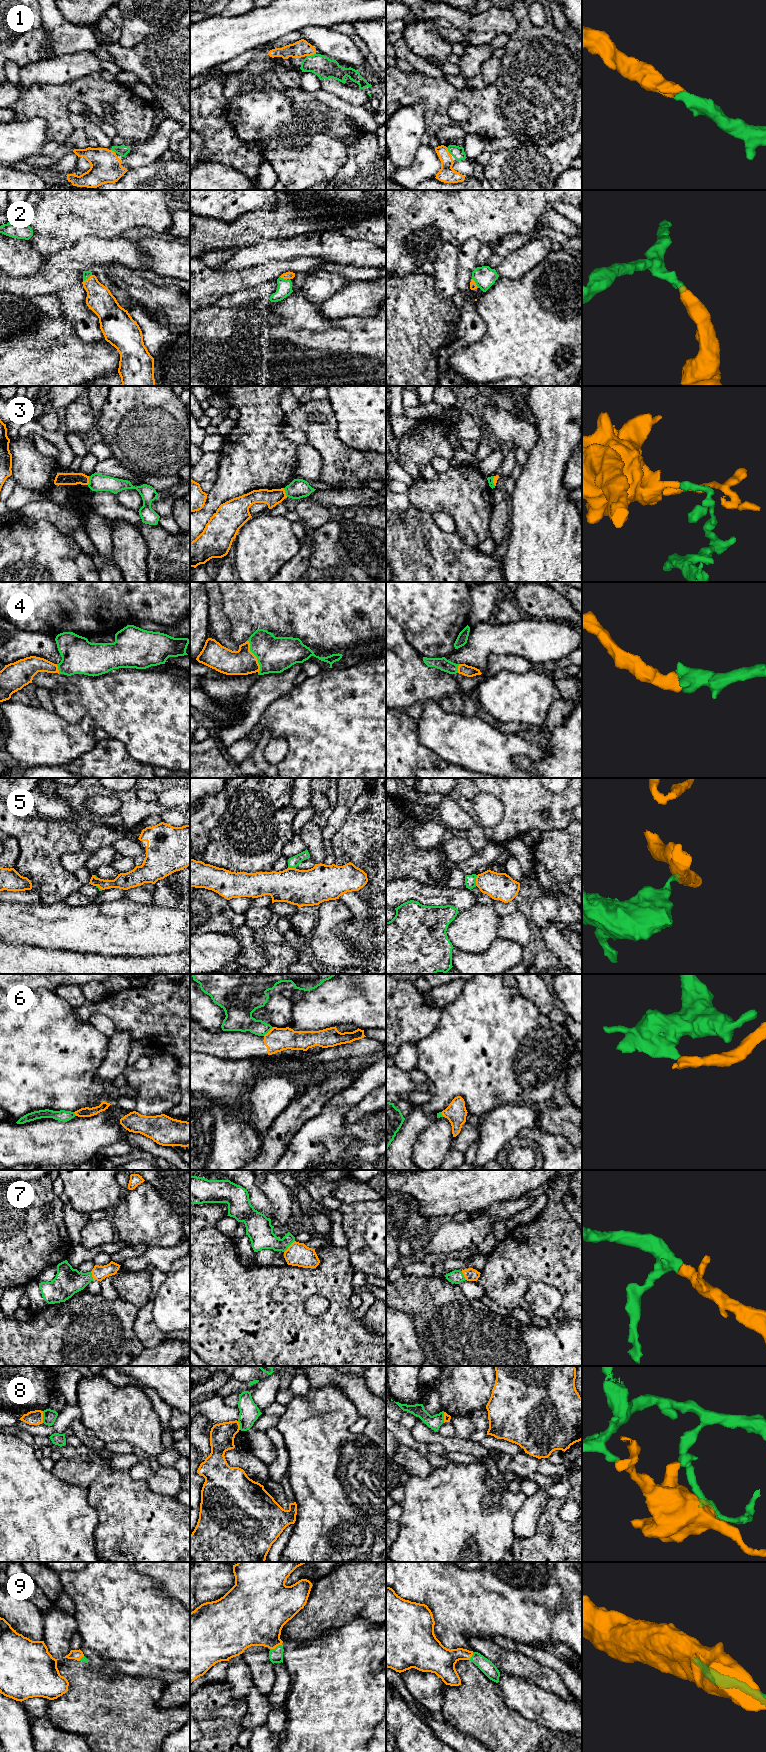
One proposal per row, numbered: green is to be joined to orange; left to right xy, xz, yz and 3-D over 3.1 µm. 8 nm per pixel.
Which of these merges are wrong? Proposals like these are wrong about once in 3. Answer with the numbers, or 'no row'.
3, 5, 6, 8

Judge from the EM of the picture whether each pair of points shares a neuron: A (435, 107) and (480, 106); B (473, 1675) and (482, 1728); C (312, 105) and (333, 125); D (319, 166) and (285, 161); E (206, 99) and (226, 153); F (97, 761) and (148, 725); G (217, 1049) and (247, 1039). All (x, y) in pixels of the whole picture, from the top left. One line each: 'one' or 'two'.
A: one
B: one
C: one
D: one
E: one
F: two
G: one

